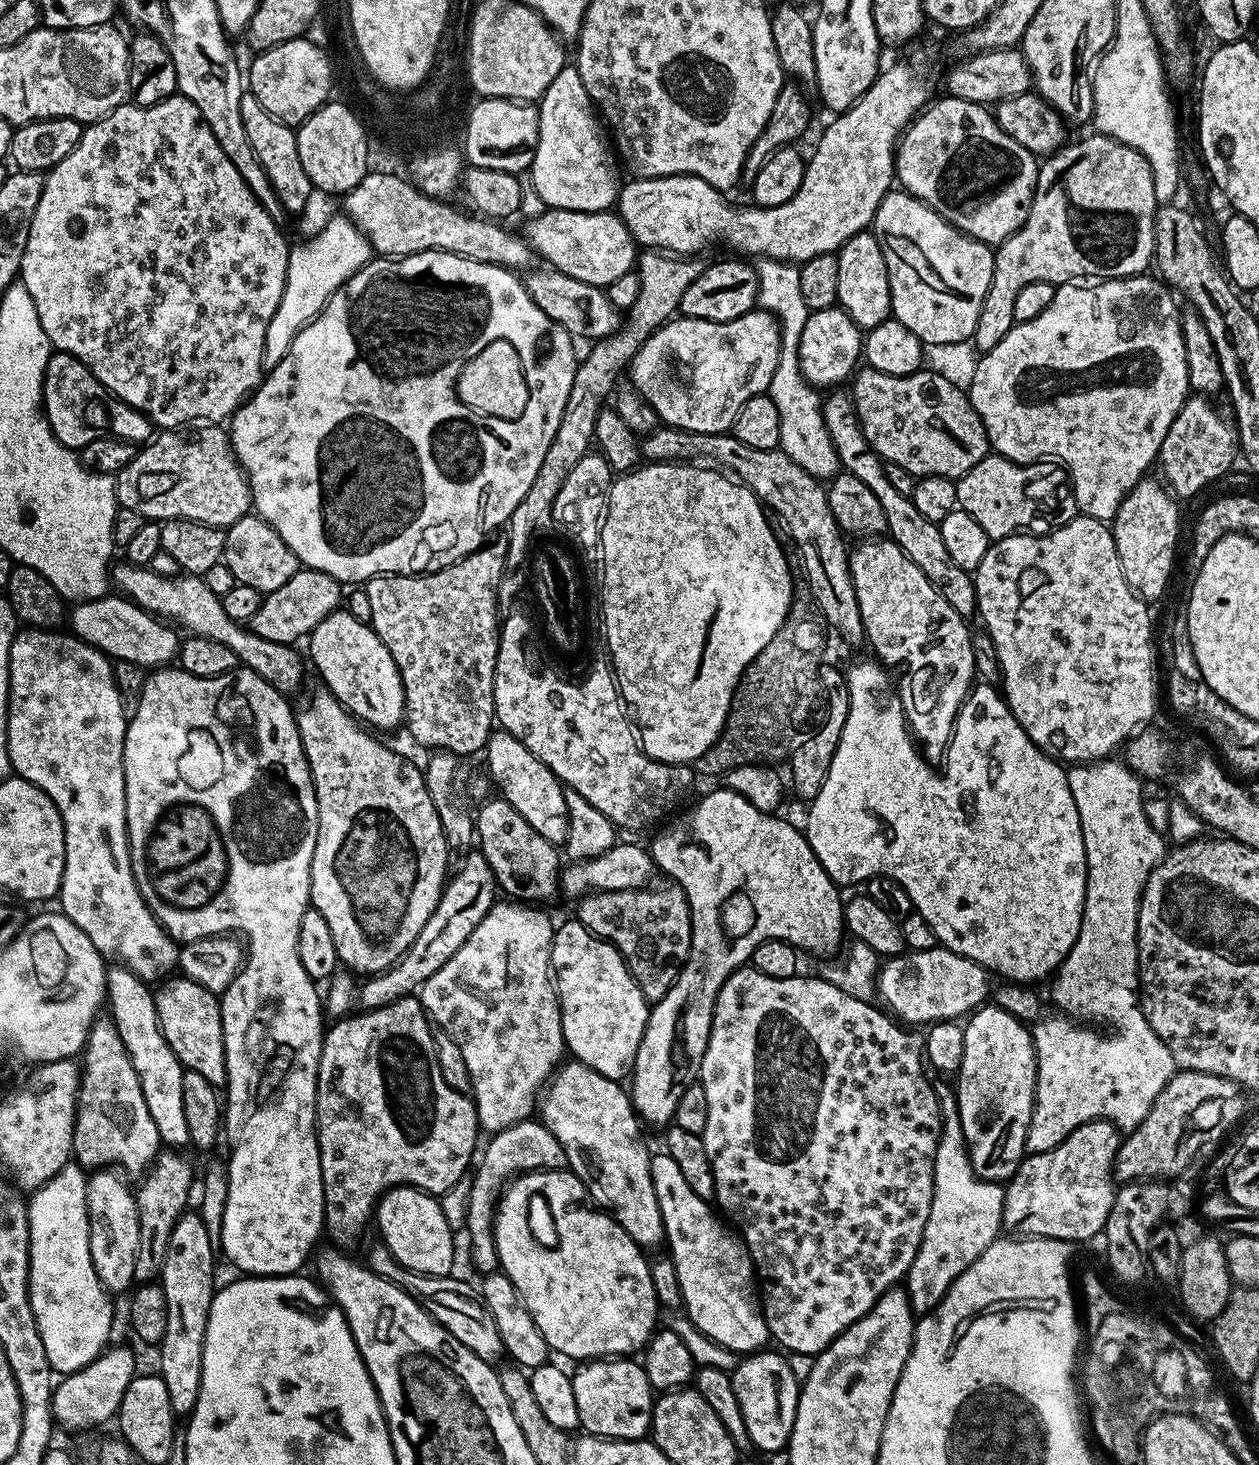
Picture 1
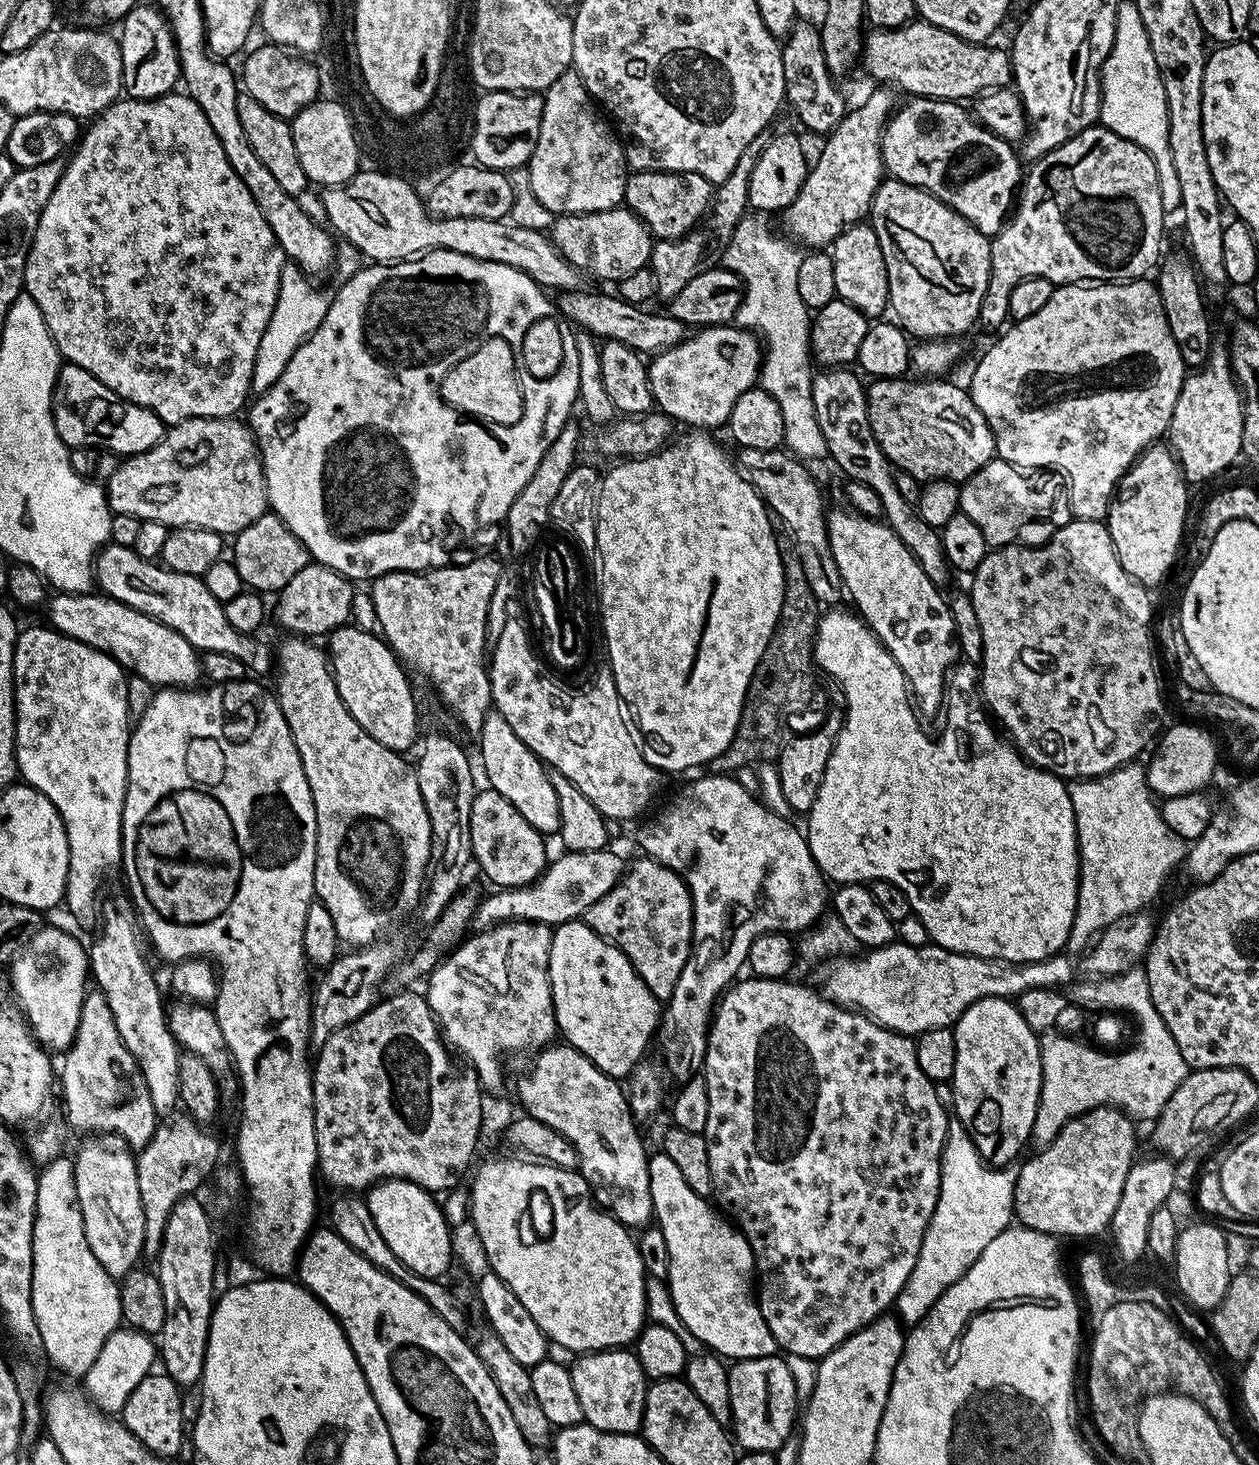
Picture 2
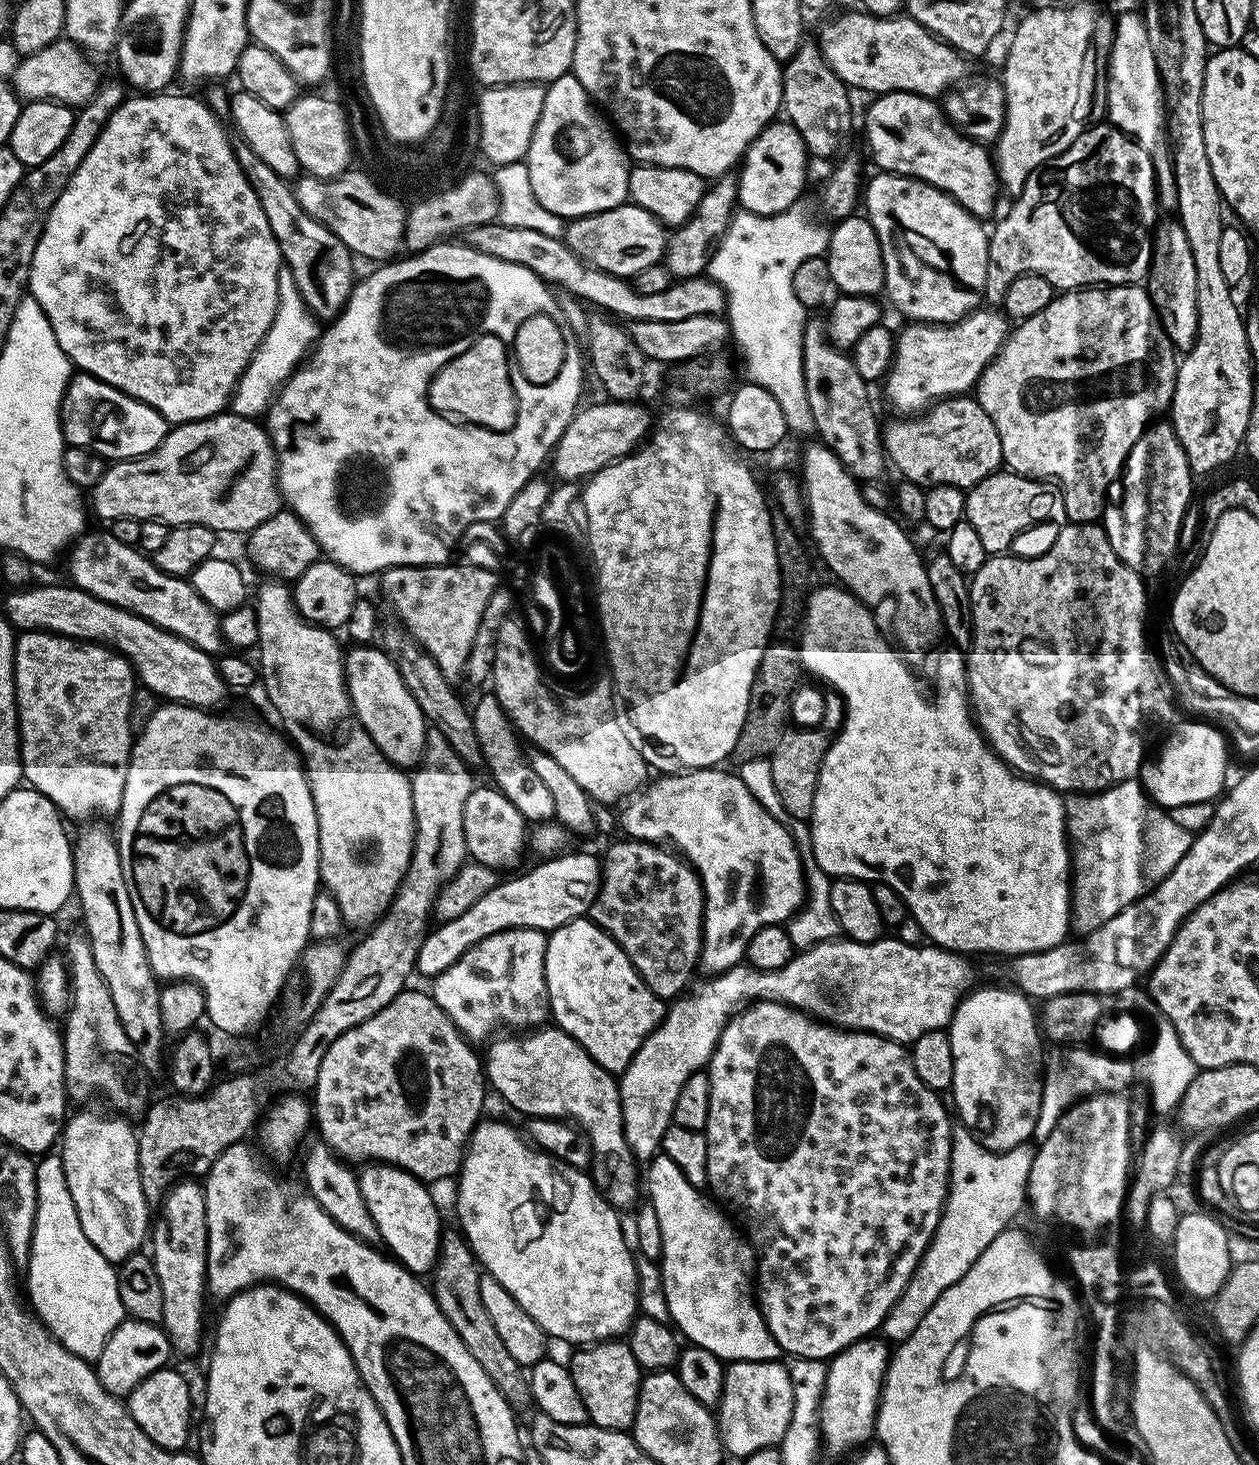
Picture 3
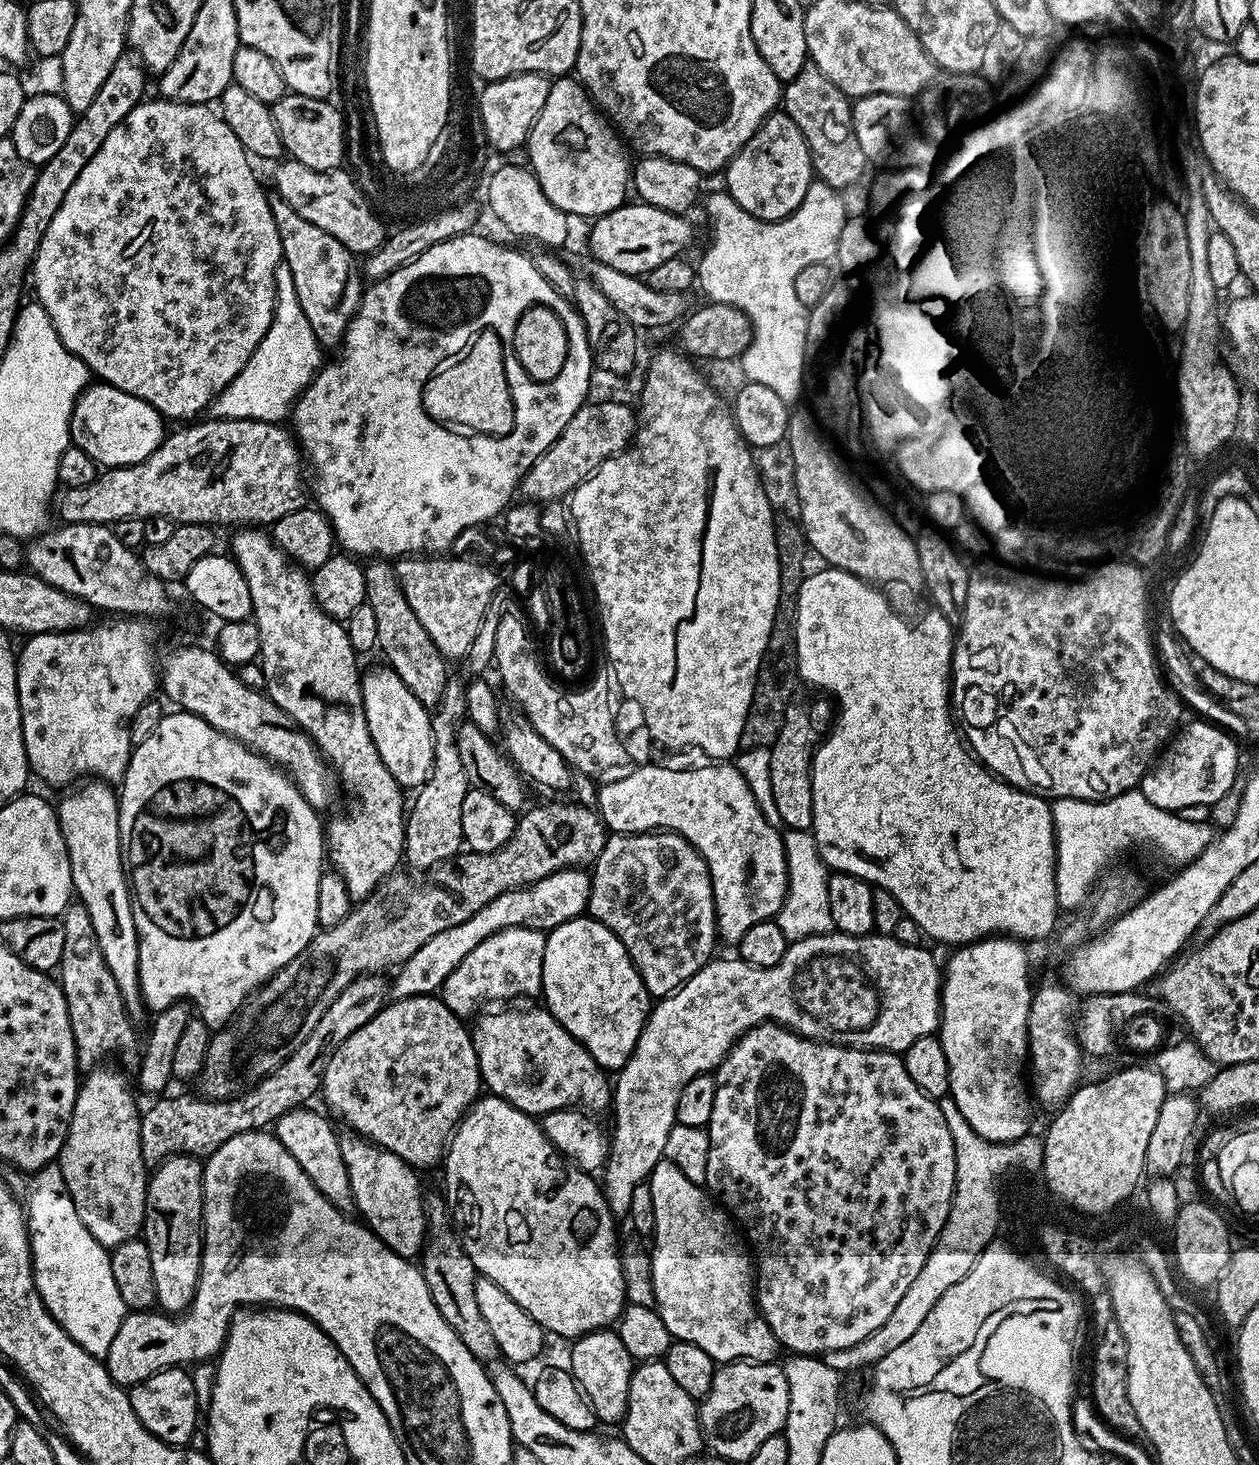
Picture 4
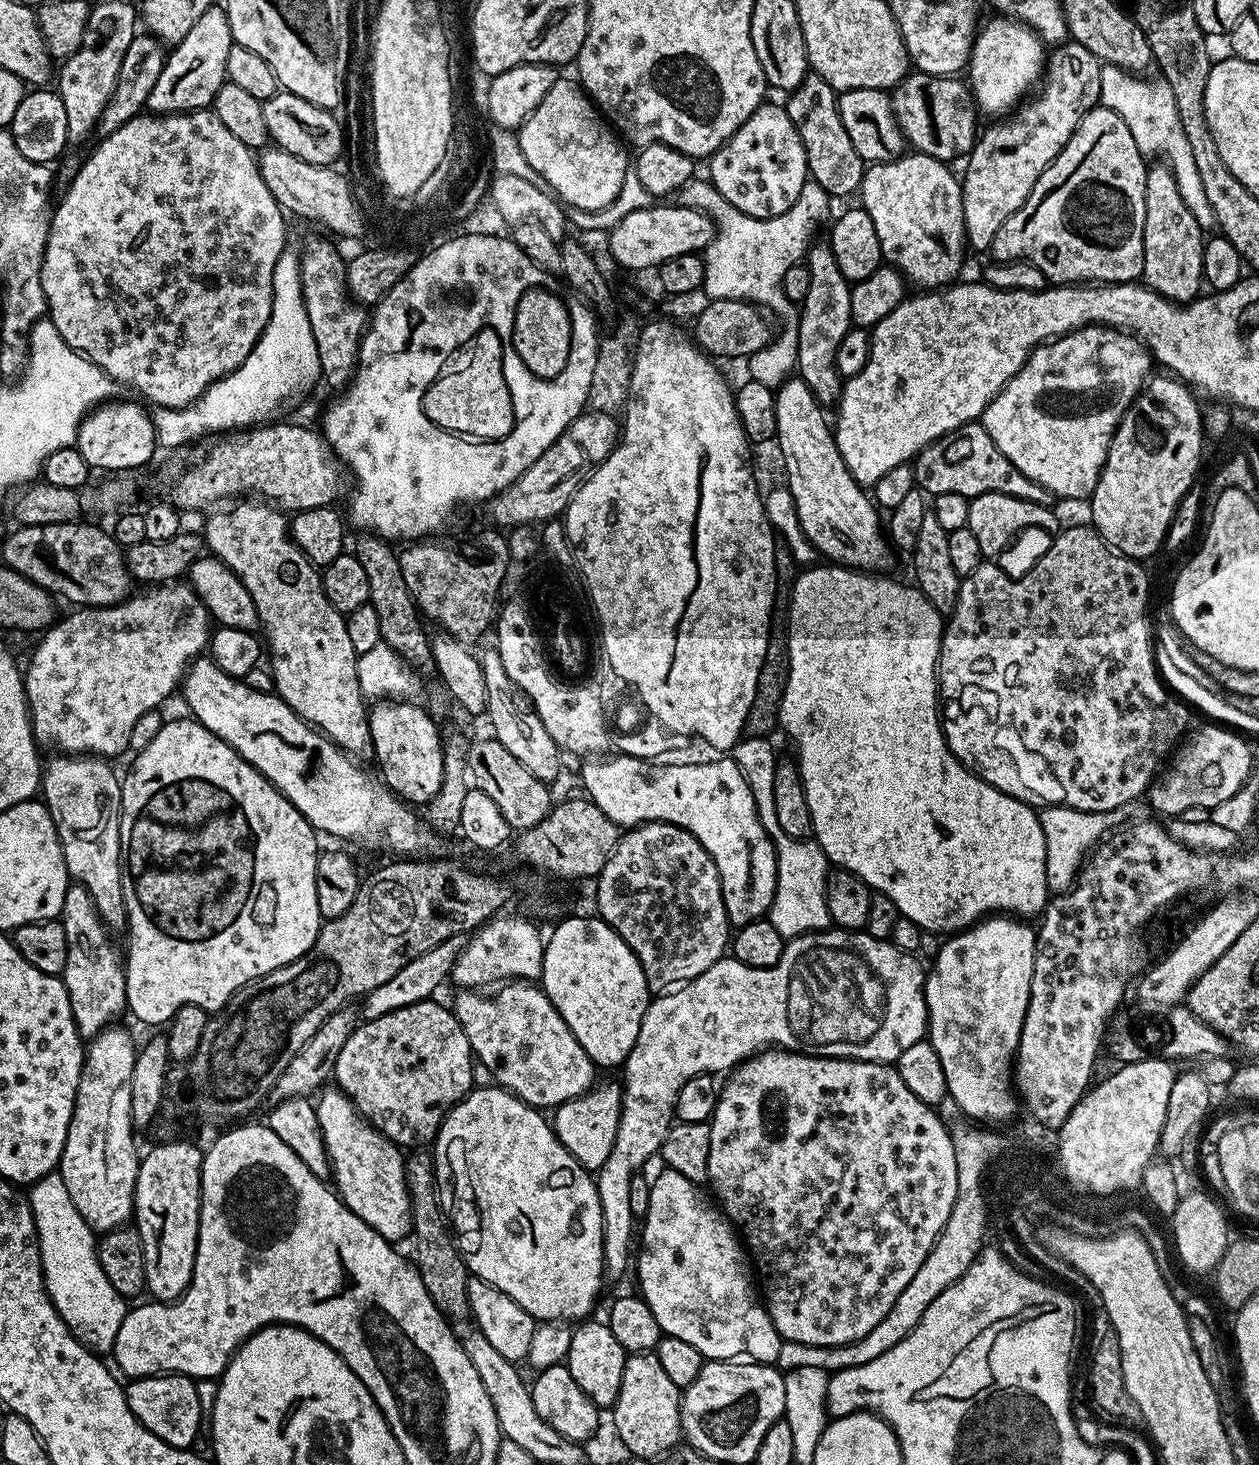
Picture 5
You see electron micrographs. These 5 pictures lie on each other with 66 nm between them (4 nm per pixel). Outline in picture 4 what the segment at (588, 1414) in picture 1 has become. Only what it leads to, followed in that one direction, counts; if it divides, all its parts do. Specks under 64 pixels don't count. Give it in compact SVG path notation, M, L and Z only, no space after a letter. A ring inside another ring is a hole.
M612 1330L587 1332L573 1344L576 1345L572 1348L570 1371L576 1385L584 1393L588 1405L594 1410L601 1425L619 1425L624 1419L630 1398L630 1378L634 1367L631 1354L626 1350L626 1346L622 1346L620 1337Z

